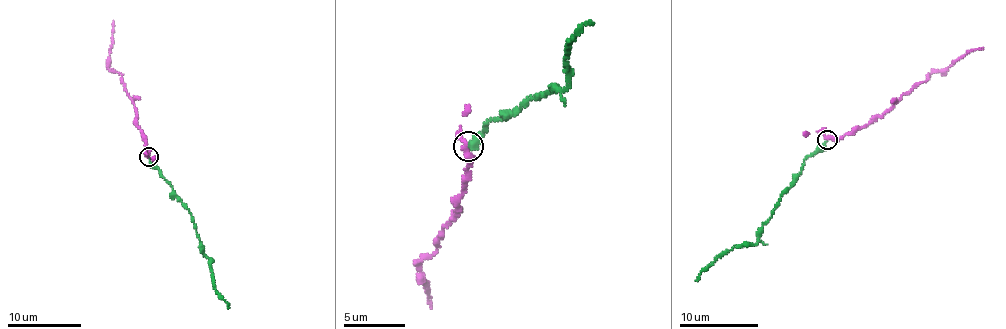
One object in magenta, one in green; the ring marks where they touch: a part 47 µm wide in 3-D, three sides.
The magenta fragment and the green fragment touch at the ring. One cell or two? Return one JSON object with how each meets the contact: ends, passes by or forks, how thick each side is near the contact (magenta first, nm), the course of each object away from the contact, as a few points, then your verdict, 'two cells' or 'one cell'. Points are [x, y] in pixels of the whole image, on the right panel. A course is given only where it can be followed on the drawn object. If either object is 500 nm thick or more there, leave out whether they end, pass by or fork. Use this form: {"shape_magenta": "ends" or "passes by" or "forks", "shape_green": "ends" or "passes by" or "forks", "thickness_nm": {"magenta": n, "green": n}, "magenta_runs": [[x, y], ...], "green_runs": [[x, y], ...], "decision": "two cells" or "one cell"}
{"shape_magenta": "passes by", "shape_green": "ends", "thickness_nm": {"magenta": 280, "green": 120}, "magenta_runs": [[827, 139], [842, 138], [873, 123], [932, 72], [983, 48]], "green_runs": [[827, 141], [807, 156], [762, 226], [756, 244], [738, 246], [722, 252], [695, 280]], "decision": "one cell"}

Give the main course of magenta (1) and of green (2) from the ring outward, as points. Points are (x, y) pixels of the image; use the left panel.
1: (149, 156), (137, 127), (134, 103), (121, 74), (108, 64), (113, 20)
2: (149, 158), (191, 212), (199, 247), (211, 265), (216, 290), (228, 308)

